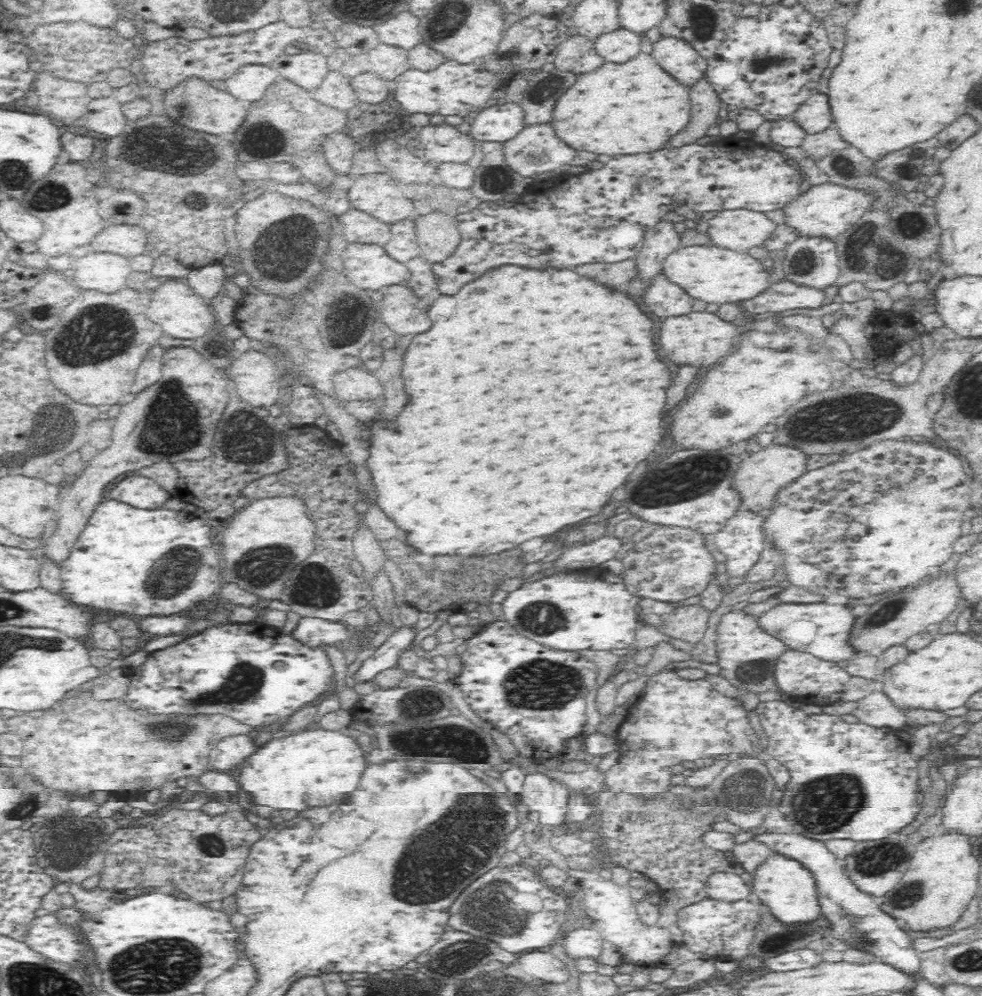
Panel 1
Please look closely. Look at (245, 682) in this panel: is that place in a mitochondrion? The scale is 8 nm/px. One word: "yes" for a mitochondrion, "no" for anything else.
yes

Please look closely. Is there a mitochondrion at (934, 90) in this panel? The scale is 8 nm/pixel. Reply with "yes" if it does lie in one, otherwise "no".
no

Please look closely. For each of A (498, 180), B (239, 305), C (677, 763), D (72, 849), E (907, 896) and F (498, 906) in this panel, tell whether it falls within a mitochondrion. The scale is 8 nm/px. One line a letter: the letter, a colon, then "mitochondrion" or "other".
A: mitochondrion
B: other
C: other
D: mitochondrion
E: mitochondrion
F: mitochondrion

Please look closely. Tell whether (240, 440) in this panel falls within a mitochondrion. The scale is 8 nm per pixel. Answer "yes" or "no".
yes

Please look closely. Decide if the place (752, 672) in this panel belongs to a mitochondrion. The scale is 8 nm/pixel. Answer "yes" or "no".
yes

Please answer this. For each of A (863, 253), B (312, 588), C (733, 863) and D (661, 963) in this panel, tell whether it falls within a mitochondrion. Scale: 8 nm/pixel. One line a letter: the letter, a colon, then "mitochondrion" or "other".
A: mitochondrion
B: mitochondrion
C: other
D: other

